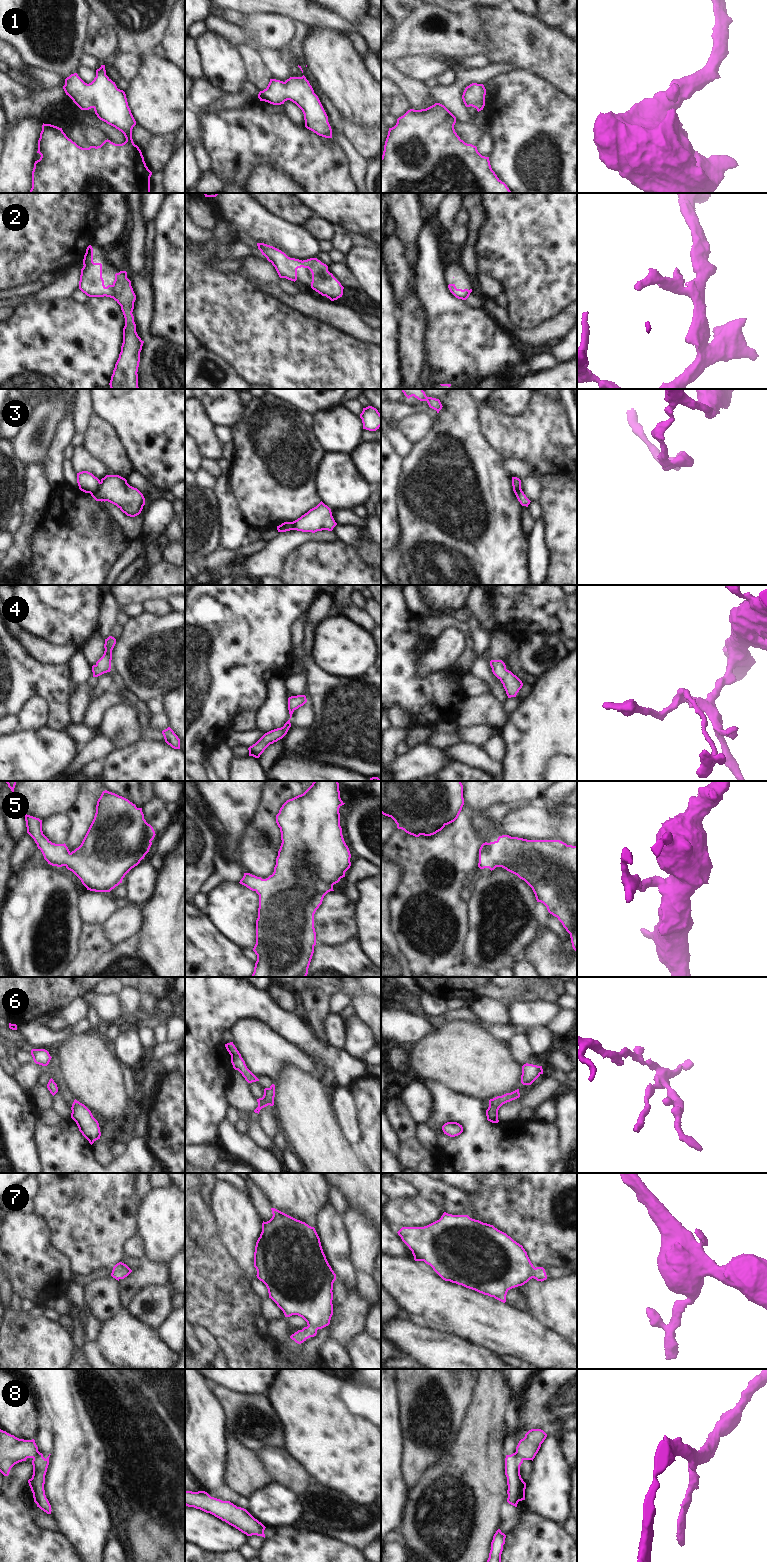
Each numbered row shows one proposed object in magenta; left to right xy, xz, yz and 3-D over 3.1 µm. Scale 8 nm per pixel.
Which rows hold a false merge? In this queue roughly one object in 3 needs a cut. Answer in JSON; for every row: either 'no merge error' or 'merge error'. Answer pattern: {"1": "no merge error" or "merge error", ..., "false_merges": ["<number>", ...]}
{"1": "no merge error", "2": "no merge error", "3": "merge error", "4": "no merge error", "5": "no merge error", "6": "no merge error", "7": "no merge error", "8": "merge error", "false_merges": ["3", "8"]}

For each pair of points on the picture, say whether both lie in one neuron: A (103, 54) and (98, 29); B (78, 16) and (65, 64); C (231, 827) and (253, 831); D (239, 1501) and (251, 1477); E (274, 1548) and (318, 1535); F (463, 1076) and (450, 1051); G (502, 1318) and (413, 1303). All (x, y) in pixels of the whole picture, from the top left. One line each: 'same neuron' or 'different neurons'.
A: same neuron
B: same neuron
C: different neurons
D: different neurons
E: same neuron
F: same neuron
G: same neuron

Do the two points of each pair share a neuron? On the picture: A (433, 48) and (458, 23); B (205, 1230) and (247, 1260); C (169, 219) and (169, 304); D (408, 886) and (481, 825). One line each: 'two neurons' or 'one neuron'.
A: one neuron
B: two neurons
C: one neuron
D: two neurons

